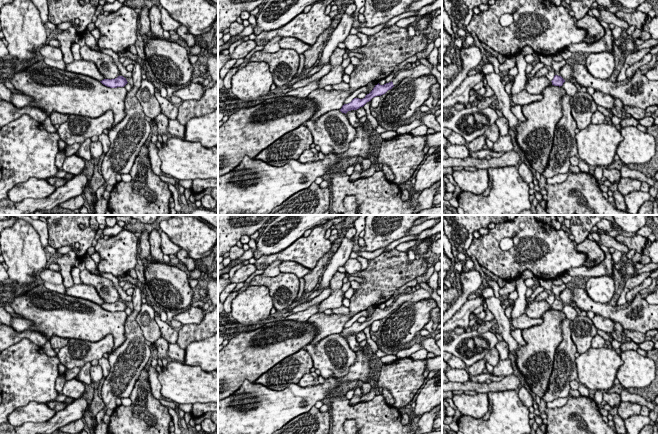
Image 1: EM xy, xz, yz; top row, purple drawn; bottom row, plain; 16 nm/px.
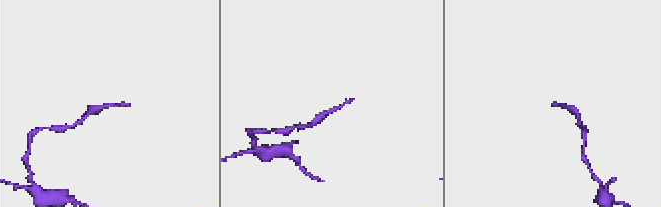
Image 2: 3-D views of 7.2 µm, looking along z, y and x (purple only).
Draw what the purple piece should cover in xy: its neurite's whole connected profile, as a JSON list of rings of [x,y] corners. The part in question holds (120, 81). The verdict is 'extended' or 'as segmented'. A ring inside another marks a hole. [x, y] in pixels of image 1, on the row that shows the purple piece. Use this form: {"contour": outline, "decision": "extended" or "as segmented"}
{"contour": [[[118,76],[115,79],[104,79],[100,81],[103,85],[110,88],[124,87],[128,82],[123,76]]], "decision": "as segmented"}

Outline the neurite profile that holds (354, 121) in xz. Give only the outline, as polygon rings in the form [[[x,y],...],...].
[[[353,110],[348,111],[348,112],[346,113],[346,115],[347,115],[347,117],[348,117],[348,120],[349,120],[350,124],[351,124],[353,127],[357,128],[357,127],[361,126],[361,127],[367,128],[367,123],[366,123],[366,122],[361,123],[361,122],[359,121],[359,119],[357,118],[355,111],[353,111]]]

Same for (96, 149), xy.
[[[99,141],[91,142],[90,151],[94,159],[99,159],[103,154],[102,144]]]

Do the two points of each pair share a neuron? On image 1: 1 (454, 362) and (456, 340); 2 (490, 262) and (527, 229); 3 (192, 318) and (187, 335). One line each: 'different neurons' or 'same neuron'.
1: different neurons
2: same neuron
3: different neurons

